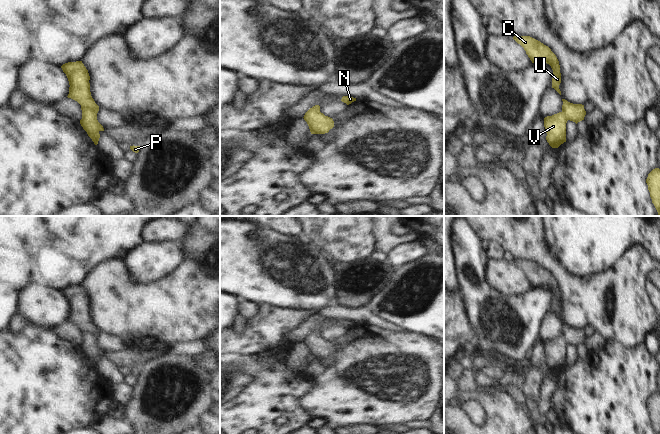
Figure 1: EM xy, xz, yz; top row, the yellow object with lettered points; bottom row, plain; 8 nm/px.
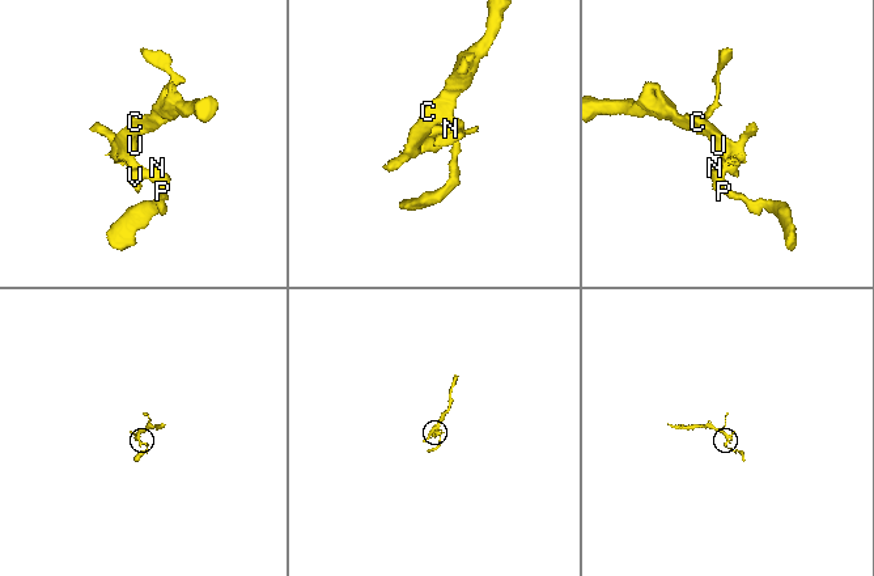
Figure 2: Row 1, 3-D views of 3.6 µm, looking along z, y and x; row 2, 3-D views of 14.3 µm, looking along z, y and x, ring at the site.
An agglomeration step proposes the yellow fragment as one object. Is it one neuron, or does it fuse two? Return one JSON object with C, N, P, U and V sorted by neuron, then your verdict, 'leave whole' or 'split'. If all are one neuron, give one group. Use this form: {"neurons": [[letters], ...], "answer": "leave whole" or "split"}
{"neurons": [["C", "N", "P", "U", "V"]], "answer": "leave whole"}

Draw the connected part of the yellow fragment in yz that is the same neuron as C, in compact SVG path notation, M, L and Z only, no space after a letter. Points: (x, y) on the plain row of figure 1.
M514 260L513 263L524 272L532 287L547 287L551 290L553 294L552 312L561 319L559 313L561 307L560 289L551 273L530 260Z

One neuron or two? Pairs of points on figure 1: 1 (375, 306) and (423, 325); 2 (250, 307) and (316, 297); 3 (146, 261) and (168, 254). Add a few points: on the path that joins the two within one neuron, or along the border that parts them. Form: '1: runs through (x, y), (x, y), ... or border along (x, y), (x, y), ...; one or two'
1: runs through (387, 306), (399, 316), (411, 317); one
2: border along (241, 299), (247, 302), (256, 302), (259, 305); two
3: runs through (151, 261), (163, 258); one

